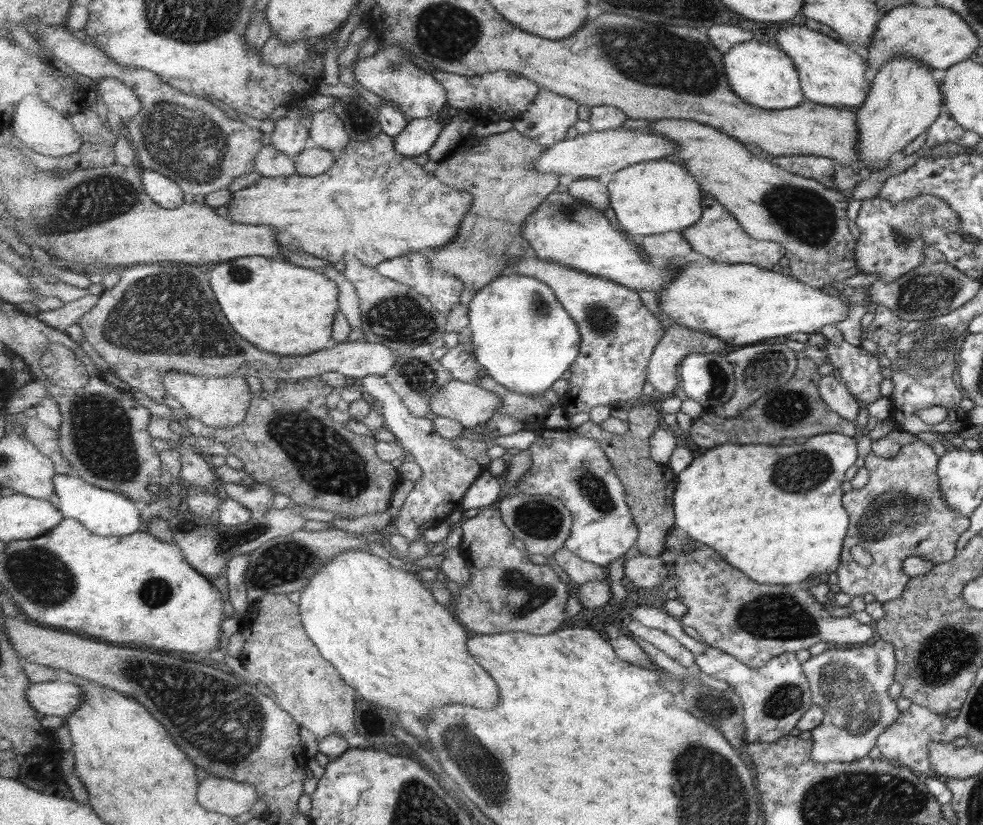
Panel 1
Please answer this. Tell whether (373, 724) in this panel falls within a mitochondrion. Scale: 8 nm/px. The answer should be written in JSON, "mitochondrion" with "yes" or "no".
{"mitochondrion":"no"}

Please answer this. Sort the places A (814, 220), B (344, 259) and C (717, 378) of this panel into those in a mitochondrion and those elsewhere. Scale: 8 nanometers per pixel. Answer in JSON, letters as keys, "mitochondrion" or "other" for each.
{"A":"mitochondrion","B":"other","C":"mitochondrion"}

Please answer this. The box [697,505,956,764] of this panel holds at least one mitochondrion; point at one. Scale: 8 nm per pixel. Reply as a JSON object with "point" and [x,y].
{"point":[855,703]}

